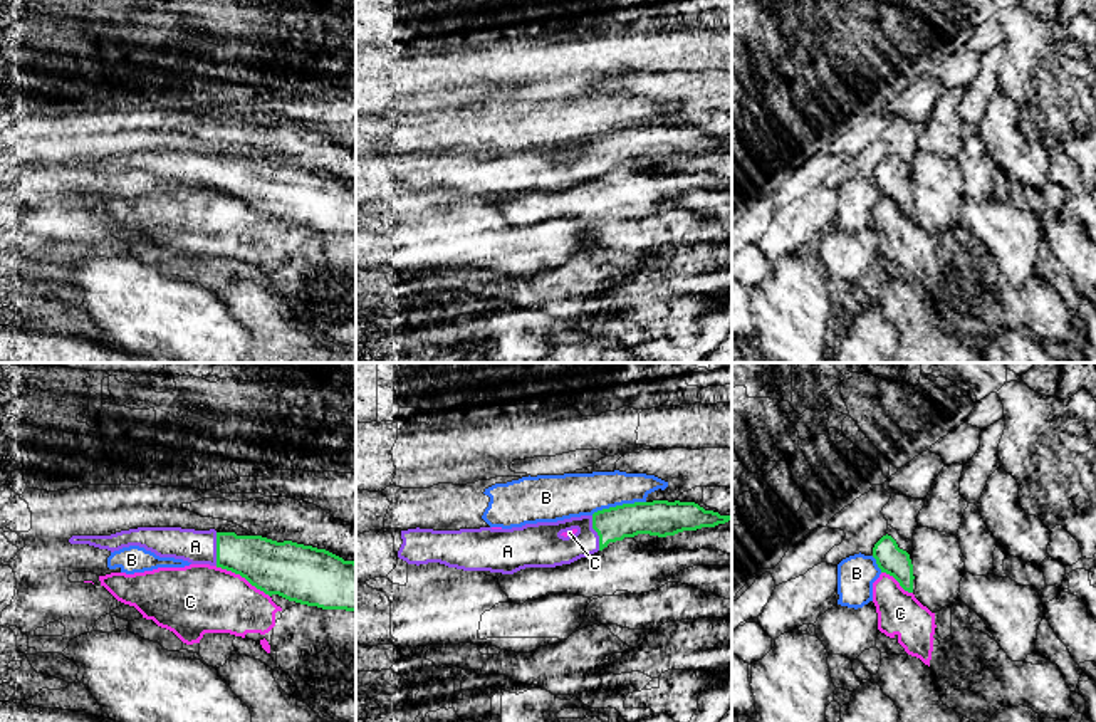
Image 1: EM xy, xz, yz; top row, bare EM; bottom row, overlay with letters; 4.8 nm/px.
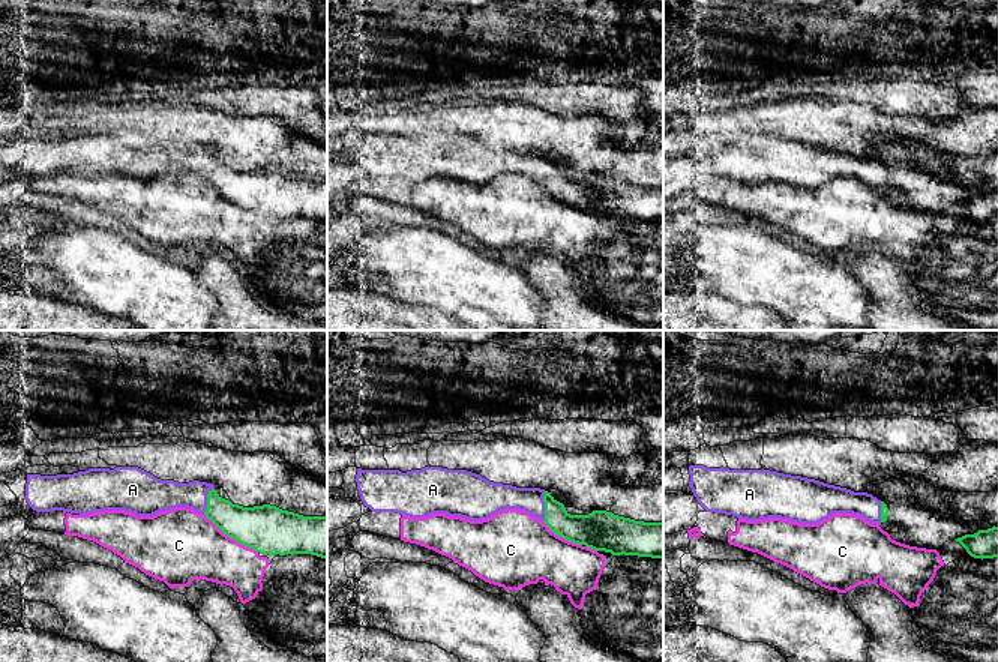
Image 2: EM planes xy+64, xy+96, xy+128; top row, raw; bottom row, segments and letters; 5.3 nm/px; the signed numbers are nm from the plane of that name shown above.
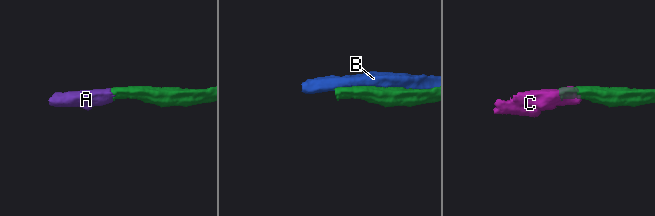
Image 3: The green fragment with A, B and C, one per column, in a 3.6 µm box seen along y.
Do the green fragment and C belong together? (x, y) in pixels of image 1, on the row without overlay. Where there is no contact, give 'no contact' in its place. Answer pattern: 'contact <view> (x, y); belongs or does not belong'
contact xy (242, 200); does not belong

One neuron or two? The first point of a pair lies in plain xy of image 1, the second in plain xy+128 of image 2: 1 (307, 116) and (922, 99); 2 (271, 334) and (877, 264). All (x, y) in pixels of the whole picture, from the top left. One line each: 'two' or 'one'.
1: one
2: one

